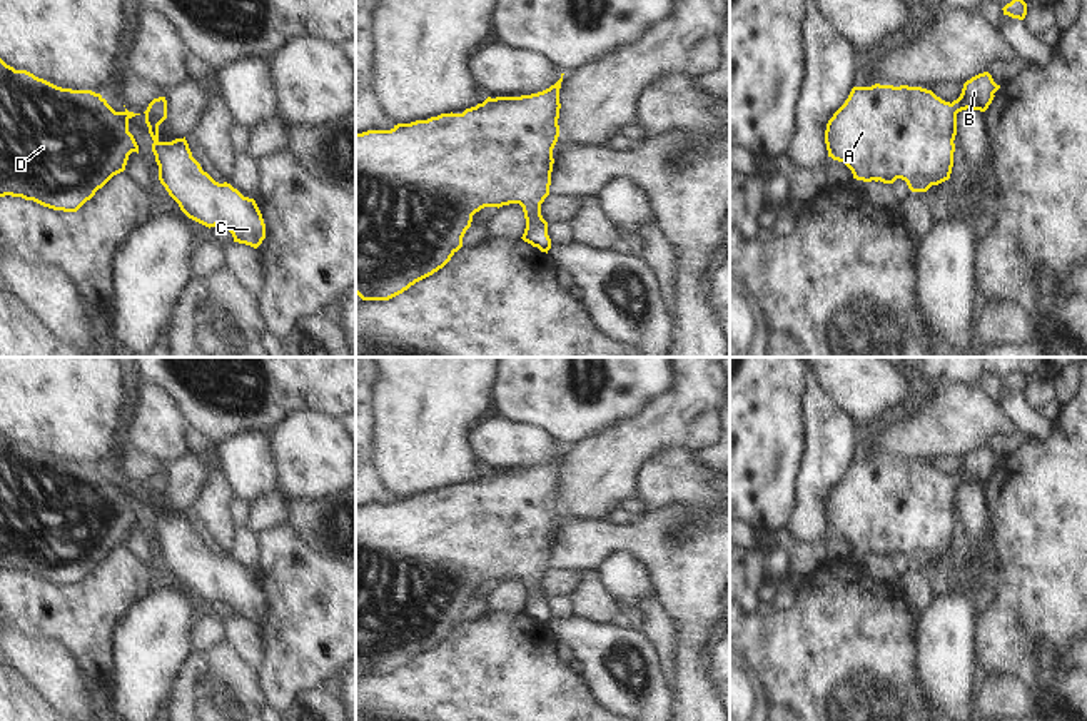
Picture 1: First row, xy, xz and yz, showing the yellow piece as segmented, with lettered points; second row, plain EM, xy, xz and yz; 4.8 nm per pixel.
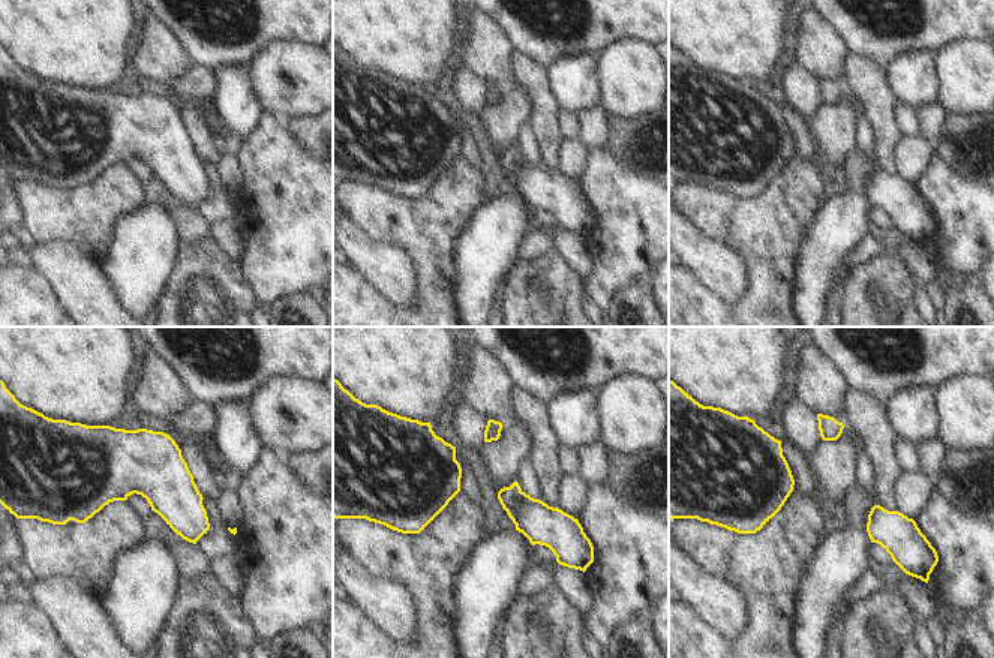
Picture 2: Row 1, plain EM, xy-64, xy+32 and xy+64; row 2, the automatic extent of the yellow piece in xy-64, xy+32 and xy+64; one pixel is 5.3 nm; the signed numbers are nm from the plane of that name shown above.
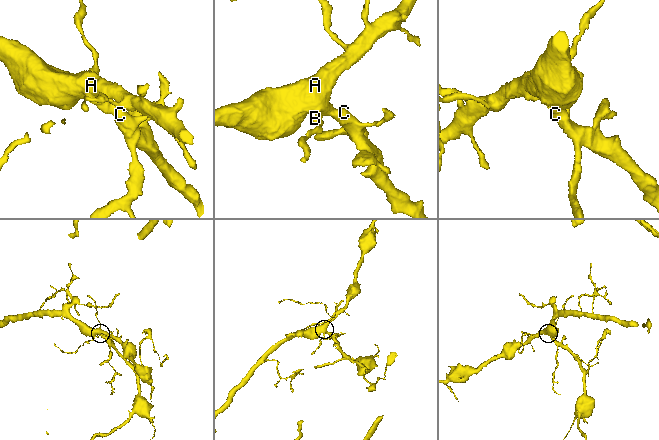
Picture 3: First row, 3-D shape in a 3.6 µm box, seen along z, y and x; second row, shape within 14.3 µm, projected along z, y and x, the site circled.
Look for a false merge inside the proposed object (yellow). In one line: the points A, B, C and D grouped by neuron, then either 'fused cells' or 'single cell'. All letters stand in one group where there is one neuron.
groups A B C D; single cell

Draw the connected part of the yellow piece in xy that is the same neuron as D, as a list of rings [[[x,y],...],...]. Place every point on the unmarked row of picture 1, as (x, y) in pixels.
[[[0,432],[0,571],[22,571],[53,584],[77,586],[114,549],[125,544],[132,526],[139,527],[129,506],[129,494],[135,489],[140,487],[127,482],[115,486],[100,467],[57,461]]]

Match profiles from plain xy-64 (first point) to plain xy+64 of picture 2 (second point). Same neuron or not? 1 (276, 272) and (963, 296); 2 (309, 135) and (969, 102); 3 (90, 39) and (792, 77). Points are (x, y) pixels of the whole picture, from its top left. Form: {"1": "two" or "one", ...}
{"1": "two", "2": "two", "3": "two"}

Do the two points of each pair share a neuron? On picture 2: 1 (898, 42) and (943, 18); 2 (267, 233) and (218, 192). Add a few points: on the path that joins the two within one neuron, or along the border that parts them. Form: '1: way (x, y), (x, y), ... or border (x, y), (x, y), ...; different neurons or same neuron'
1: way (909, 36), (919, 33), (933, 20); same neuron
2: border (236, 200), (237, 215), (233, 219); different neurons

